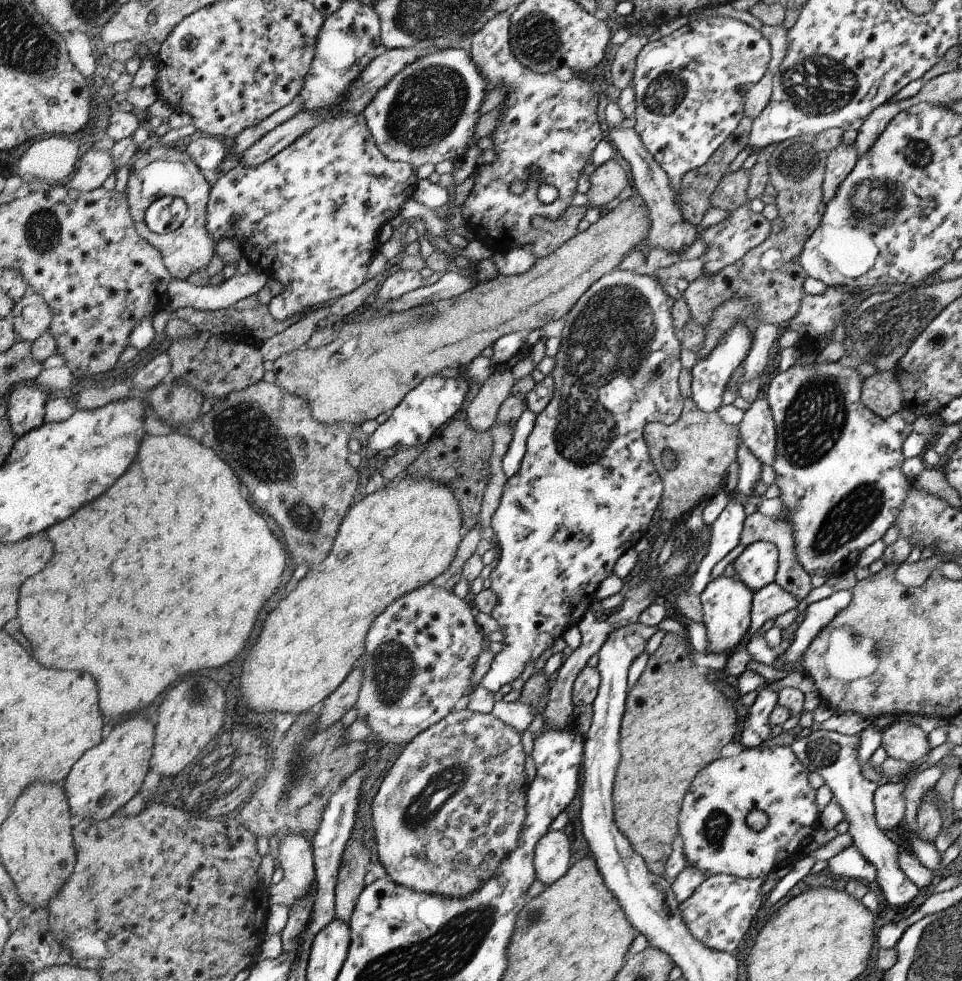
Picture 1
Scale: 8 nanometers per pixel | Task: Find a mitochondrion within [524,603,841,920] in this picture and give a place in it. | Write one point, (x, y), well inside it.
(717, 824)

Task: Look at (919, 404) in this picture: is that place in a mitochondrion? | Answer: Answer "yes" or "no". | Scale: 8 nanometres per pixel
no

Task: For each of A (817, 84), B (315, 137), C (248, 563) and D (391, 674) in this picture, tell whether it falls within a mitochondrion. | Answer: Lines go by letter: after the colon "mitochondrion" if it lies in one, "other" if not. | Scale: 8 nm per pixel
A: mitochondrion
B: mitochondrion
C: other
D: mitochondrion

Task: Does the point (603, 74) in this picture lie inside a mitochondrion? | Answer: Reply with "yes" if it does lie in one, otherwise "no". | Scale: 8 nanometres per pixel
no

